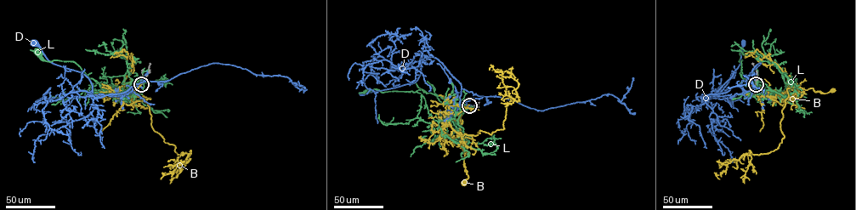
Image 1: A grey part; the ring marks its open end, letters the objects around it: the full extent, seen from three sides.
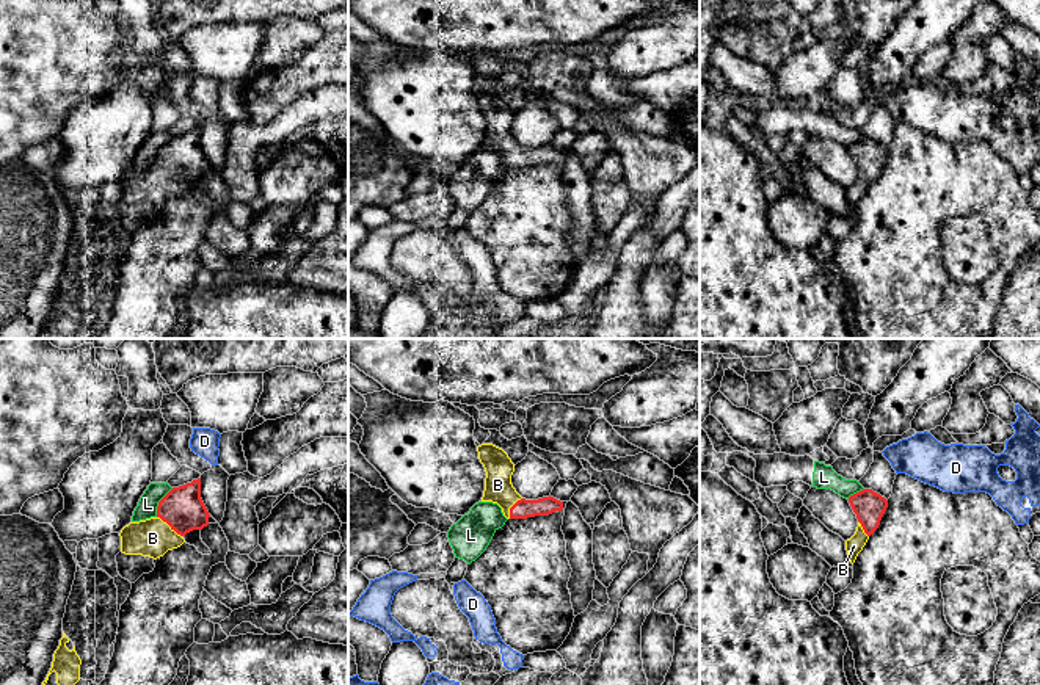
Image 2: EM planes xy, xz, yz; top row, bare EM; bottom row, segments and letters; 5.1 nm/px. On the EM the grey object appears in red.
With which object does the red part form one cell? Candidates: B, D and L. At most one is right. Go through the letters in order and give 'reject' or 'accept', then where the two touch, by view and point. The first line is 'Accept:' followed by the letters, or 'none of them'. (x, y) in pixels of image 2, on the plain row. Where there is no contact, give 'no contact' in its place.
Accept: B
B: accept; contact xy (170, 174)
D: reject; no contact
L: reject; contact xy (159, 151)

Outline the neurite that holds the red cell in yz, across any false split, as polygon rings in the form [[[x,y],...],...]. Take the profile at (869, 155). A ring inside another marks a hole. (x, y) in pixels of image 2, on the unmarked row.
[[[863,138],[849,146],[849,152],[856,163],[858,176],[855,183],[845,190],[845,199],[853,213],[867,188],[878,177],[888,157],[888,149],[872,138]]]

